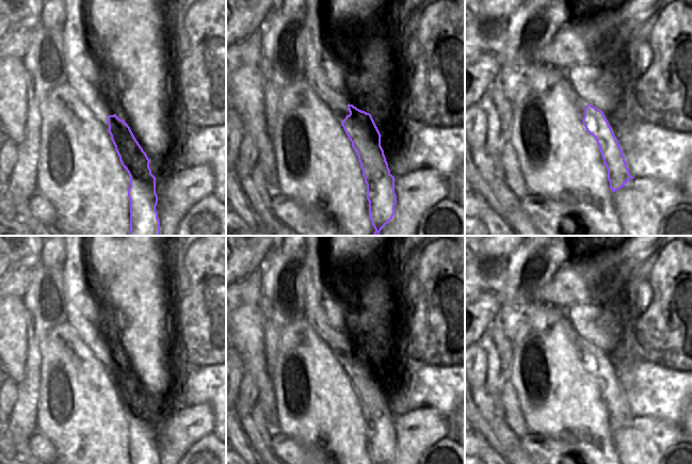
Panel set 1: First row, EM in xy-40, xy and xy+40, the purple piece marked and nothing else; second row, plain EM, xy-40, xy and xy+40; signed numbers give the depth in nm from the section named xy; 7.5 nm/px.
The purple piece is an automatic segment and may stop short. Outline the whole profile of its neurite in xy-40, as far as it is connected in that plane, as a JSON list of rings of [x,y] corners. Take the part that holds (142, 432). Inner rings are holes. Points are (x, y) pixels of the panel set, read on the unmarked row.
[[[64,236],[66,259],[64,270],[64,298],[66,320],[83,343],[94,353],[111,374],[119,400],[130,415],[130,464],[160,464],[156,445],[156,416],[149,406],[150,398],[134,377],[127,362],[120,358],[107,331],[97,331],[77,306],[77,298],[87,290],[83,261],[83,236]]]

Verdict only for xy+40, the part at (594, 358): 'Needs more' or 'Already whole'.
Already whole.

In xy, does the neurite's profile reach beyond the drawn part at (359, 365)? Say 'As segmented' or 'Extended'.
Extended.

